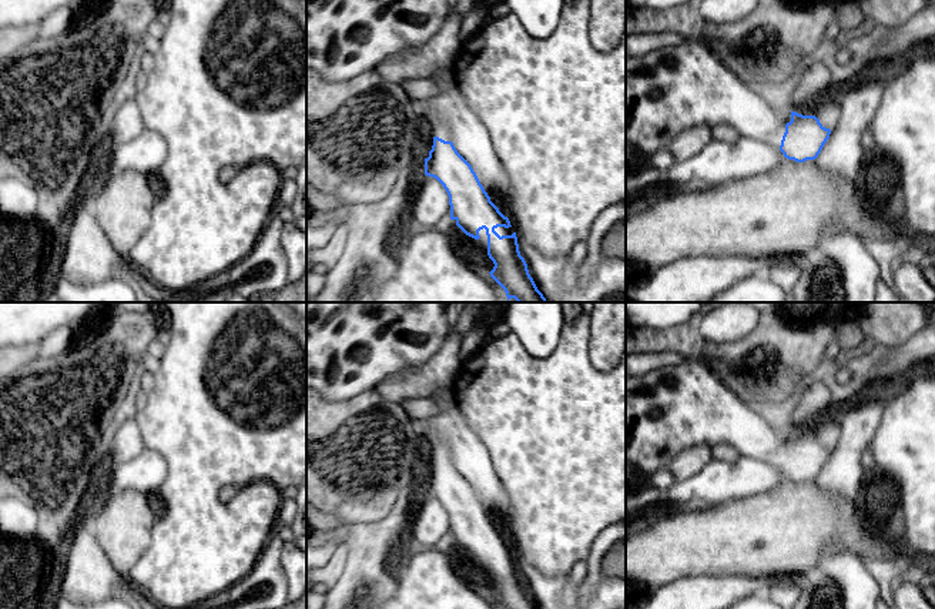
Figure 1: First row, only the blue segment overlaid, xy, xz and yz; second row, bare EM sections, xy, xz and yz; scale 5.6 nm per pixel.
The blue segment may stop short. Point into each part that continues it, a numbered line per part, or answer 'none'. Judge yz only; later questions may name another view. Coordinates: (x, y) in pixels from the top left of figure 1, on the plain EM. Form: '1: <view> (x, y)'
1: yz (672, 408)

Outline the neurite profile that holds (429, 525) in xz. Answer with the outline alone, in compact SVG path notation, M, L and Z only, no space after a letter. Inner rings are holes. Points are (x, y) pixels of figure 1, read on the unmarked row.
M420 498L413 509L408 535L426 548L442 546L450 539L449 515L436 498Z

